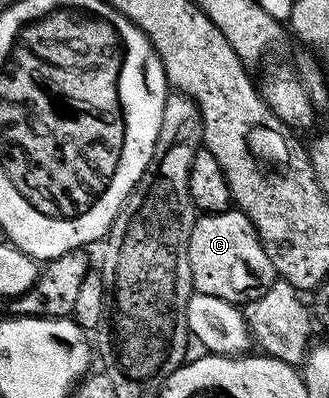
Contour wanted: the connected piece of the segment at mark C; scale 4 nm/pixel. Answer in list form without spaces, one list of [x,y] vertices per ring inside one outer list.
[[[239,210],[197,215],[188,243],[188,257],[193,289],[202,294],[224,299],[232,305],[243,306],[251,300],[262,298],[262,294],[266,294],[266,290],[270,290],[270,286],[278,278],[250,218],[246,218],[246,214]]]

